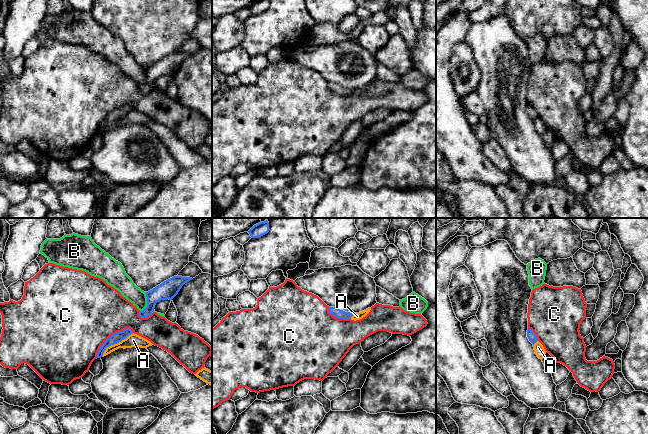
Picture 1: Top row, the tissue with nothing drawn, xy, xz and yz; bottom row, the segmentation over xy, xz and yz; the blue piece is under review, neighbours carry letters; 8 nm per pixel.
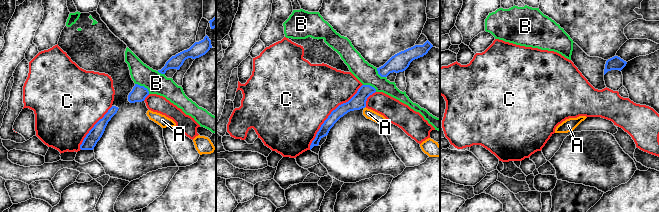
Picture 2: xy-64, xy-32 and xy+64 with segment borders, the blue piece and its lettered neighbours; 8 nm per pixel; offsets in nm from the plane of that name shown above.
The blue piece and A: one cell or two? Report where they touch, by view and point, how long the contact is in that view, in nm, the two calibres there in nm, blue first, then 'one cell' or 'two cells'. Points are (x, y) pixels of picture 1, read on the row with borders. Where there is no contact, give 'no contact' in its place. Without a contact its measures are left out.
meets blue in xy at (115, 343); contact 320 nm long; 80 nm thick on the blue side, 110 nm on the other; two cells

